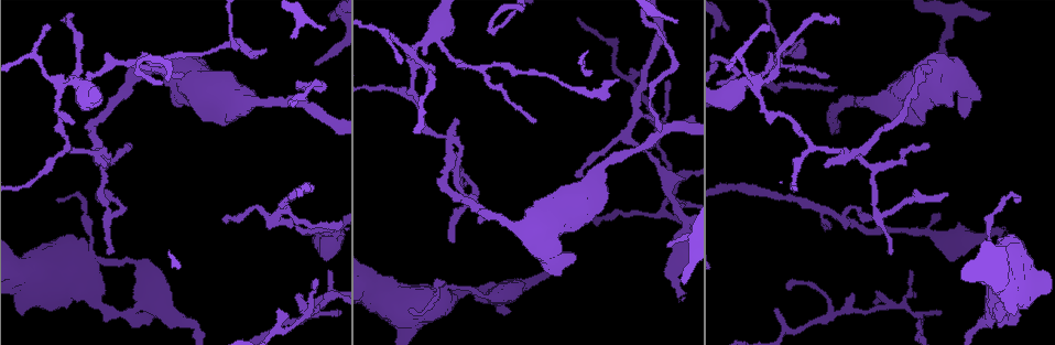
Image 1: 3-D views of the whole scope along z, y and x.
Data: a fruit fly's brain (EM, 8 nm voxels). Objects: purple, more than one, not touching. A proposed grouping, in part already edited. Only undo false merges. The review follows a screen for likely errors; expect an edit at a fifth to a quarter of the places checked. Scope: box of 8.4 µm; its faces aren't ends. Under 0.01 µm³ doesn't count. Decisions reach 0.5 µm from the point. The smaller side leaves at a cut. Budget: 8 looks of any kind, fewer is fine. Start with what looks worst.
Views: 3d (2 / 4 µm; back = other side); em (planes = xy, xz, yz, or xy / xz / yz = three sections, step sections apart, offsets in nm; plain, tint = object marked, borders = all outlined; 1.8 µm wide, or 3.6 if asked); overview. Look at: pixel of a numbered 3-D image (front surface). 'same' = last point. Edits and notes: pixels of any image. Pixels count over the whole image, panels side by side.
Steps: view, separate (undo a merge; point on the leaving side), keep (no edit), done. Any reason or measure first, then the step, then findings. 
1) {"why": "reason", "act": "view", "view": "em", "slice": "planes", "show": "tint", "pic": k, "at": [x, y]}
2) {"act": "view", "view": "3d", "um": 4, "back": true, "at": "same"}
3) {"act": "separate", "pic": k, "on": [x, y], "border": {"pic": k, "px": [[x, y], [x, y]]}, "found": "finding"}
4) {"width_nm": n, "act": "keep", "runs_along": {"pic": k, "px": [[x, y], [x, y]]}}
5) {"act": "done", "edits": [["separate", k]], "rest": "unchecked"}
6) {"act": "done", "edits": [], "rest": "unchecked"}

{"why": "four arms meet", "act": "view", "view": "3d", "um": 2, "pic": 1, "at": [886, 303]}

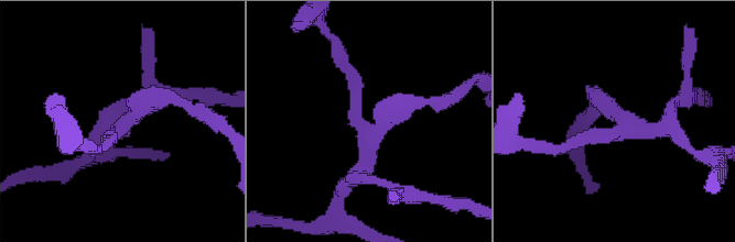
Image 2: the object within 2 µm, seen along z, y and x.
{"arms": 4, "why": "need the tissue", "act": "view", "view": "em", "um": 3.6, "slice": "xy", "step": 16, "show": "tint", "pic": 2, "at": [116, 130]}

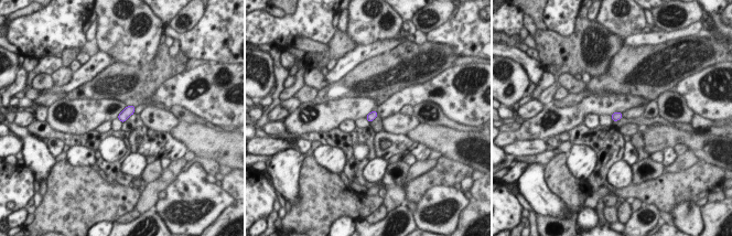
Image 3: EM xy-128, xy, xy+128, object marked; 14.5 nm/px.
{"why": "cut it another way", "act": "view", "view": "em", "um": 3.6, "slice": "planes", "show": "tint", "at": "same"}

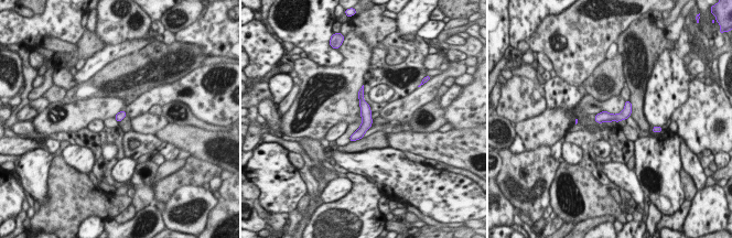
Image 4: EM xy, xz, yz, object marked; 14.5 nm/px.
{"act": "keep", "runs_along": {"pic": 4, "px": [[361, 94], [365, 126], [354, 137]]}, "found": "all the same neuron"}

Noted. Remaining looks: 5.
{"why": "thick turns thin", "act": "view", "view": "em", "slice": "planes", "show": "tint", "pic": 1, "at": [755, 85]}

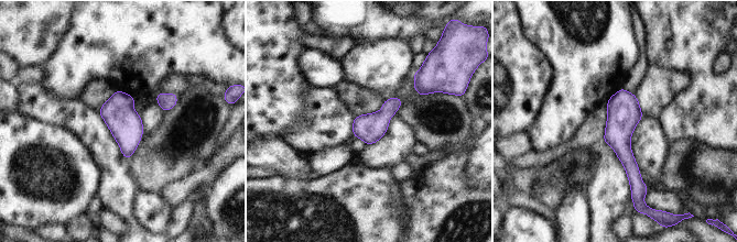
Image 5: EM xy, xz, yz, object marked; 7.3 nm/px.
{"width_nm": 220, "act": "keep", "found": "continuous, no second neuron"}

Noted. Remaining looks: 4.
{"why": "sharp bend", "act": "view", "view": "em", "um": 3.6, "slice": "planes", "show": "tint", "pic": 1, "at": [451, 156]}

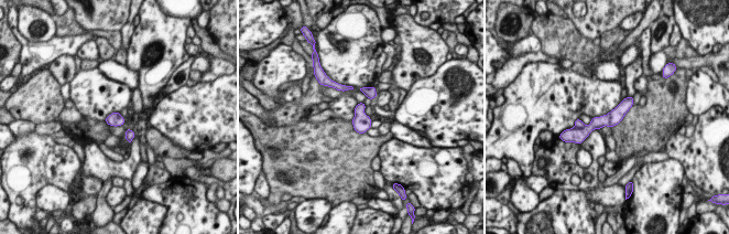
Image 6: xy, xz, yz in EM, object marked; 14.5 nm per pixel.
{"width_nm": 190, "act": "separate", "pic": 6, "on": [578, 124], "found": "a second neuron is stuck on"}

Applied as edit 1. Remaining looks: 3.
{"why": "thick turns thin", "act": "view", "view": "em", "um": 3.6, "slice": "planes", "show": "tint", "pic": 1, "at": [928, 234]}

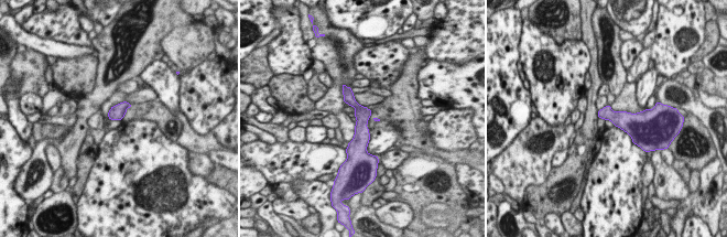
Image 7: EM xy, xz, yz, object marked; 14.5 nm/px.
{"act": "keep", "runs_along": {"pic": 7, "px": [[348, 89], [361, 112], [361, 149]]}, "found": "continuous, no second neuron"}

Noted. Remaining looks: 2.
{"act": "done", "edits": [["separate", 6]], "rest": "unchecked"}

